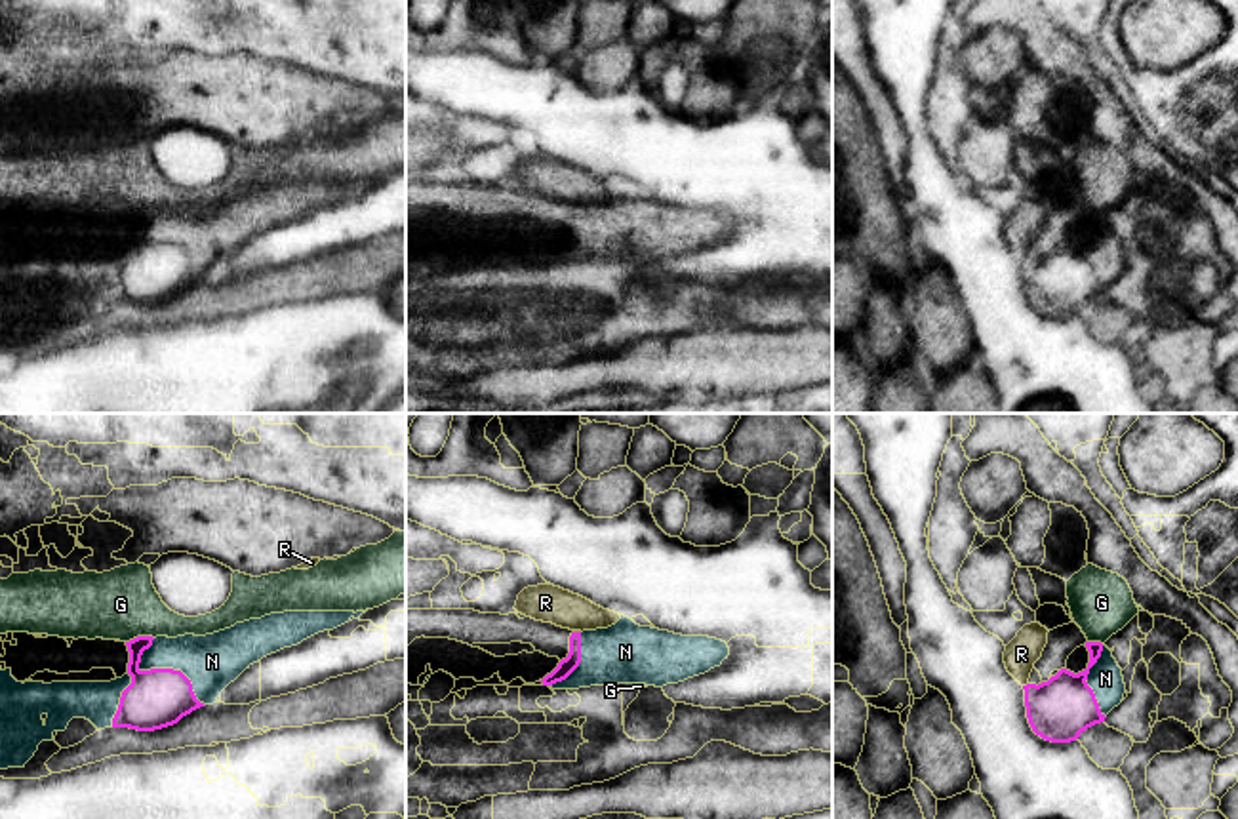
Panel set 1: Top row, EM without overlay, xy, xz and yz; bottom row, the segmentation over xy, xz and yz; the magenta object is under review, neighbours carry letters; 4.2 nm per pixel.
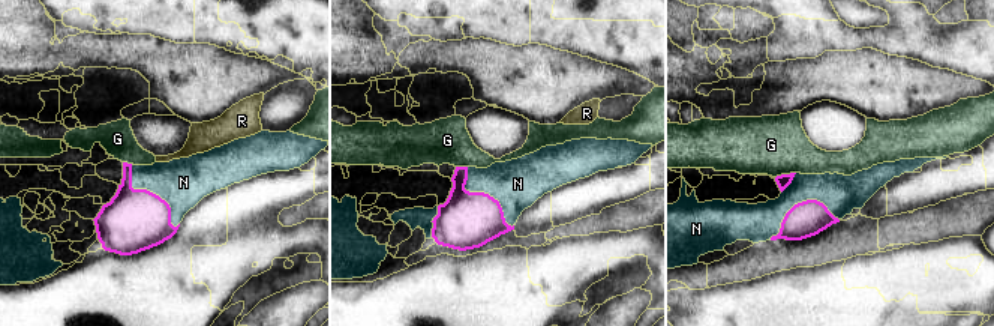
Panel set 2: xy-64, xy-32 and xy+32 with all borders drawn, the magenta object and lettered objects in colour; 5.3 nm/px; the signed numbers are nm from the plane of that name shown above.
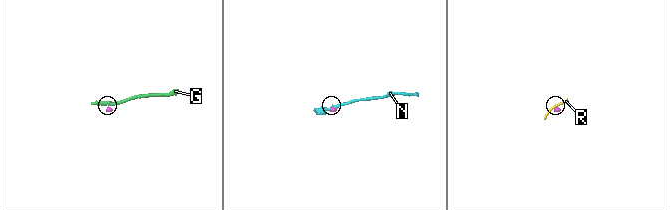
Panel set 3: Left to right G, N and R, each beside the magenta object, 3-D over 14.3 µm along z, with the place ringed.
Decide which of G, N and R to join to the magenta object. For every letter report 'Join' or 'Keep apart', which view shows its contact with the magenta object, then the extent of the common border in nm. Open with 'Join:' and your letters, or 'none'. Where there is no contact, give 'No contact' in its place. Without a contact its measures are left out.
Join: N
G: Keep apart. Touches magenta in xy. Shared border 120 nm
N: Join. Touches magenta in xy. Shared border 360 nm
R: Keep apart. Touches magenta in yz. Shared border 30 nm

